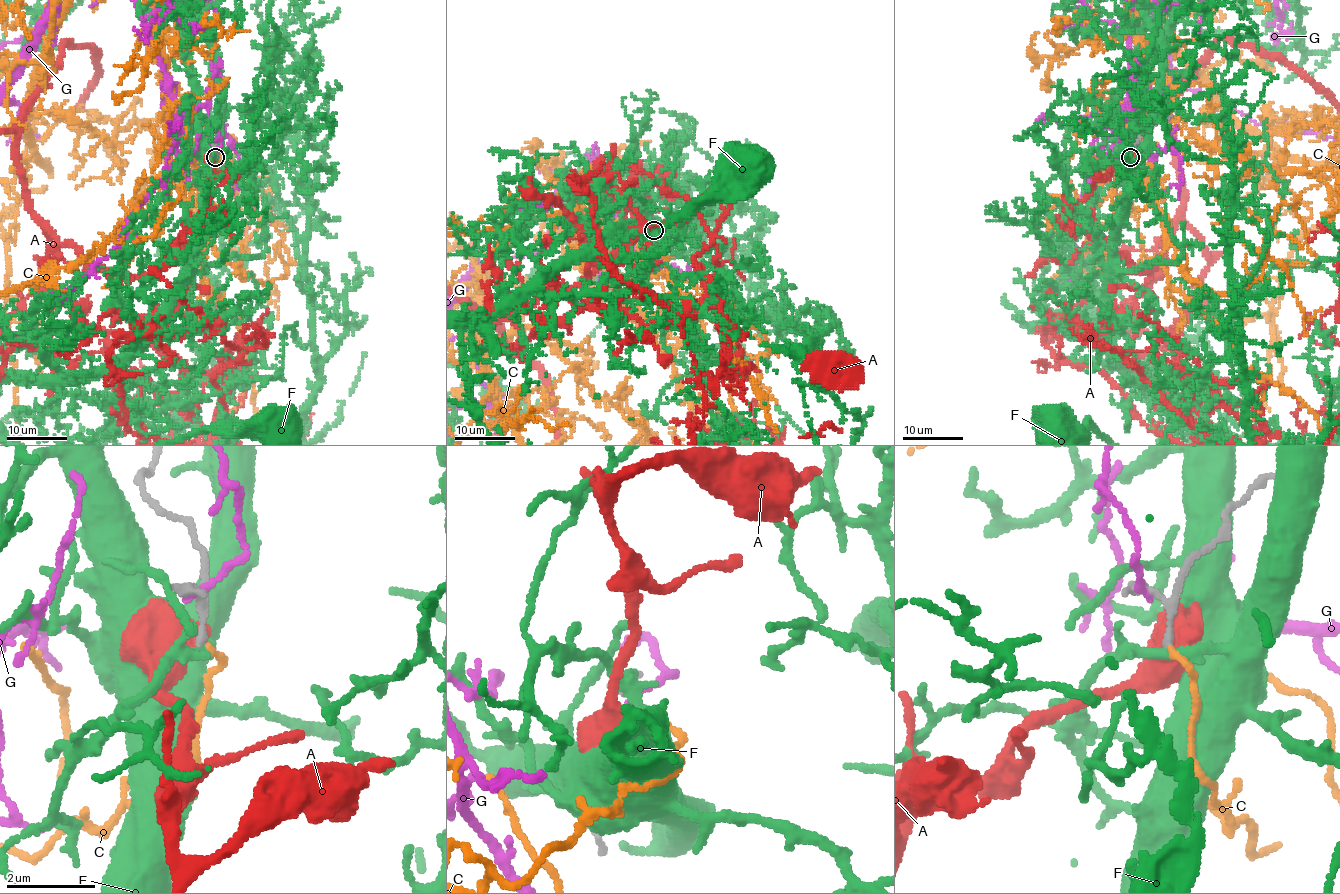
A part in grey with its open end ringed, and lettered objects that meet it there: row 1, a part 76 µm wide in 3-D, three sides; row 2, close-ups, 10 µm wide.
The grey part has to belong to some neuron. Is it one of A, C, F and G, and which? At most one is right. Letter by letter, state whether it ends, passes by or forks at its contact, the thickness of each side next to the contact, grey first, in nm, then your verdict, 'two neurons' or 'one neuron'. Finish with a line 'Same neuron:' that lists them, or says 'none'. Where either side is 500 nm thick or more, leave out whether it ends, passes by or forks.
A: 130/750 nm | two neurons
C: it ends | 140/130 nm | one neuron
F: it forks | 110/200 nm | two neurons
G: it ends | 170/130 nm | two neurons
Same neuron: C

